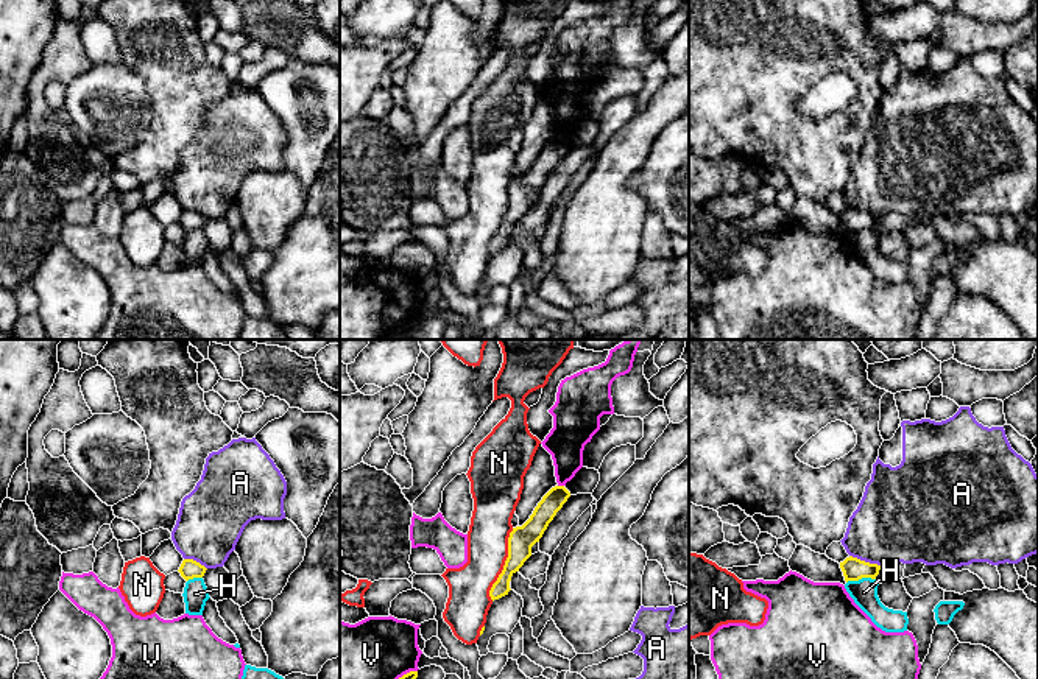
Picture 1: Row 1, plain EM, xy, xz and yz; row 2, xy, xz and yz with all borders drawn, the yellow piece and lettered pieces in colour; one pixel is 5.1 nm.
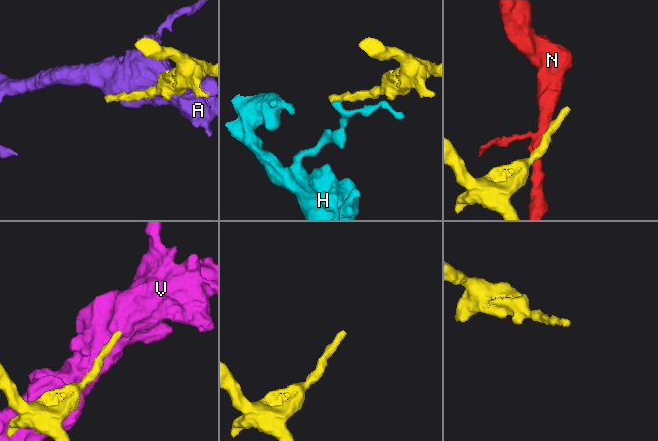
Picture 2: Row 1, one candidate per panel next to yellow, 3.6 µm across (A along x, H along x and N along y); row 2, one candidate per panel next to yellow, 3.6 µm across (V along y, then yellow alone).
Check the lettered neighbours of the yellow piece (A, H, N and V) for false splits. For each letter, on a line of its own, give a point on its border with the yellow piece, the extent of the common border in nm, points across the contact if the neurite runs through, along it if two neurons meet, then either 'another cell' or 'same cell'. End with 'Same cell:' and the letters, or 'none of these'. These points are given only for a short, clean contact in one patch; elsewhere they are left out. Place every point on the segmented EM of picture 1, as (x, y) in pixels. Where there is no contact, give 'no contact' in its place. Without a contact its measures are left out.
A: contact yz (864, 561); length 170 nm; another cell
H: contact yz (861, 578); length 150 nm; border yz (875, 578), (859, 578), (847, 583); another cell
N: contact xz (505, 564); length 400 nm; another cell
V: contact xz (561, 486); length 30 nm; another cell
Same cell: none of these

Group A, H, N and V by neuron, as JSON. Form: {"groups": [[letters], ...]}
{"groups": [["A"], ["H"], ["N"], ["V"]]}

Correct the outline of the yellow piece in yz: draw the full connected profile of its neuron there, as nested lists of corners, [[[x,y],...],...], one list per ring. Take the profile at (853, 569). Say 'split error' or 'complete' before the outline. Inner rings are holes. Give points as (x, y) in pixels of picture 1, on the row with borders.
complete; [[[849,556],[843,562],[840,562],[840,568],[843,572],[845,581],[848,582],[848,581],[859,581],[862,578],[876,579],[876,576],[879,575],[881,565],[870,564]]]

